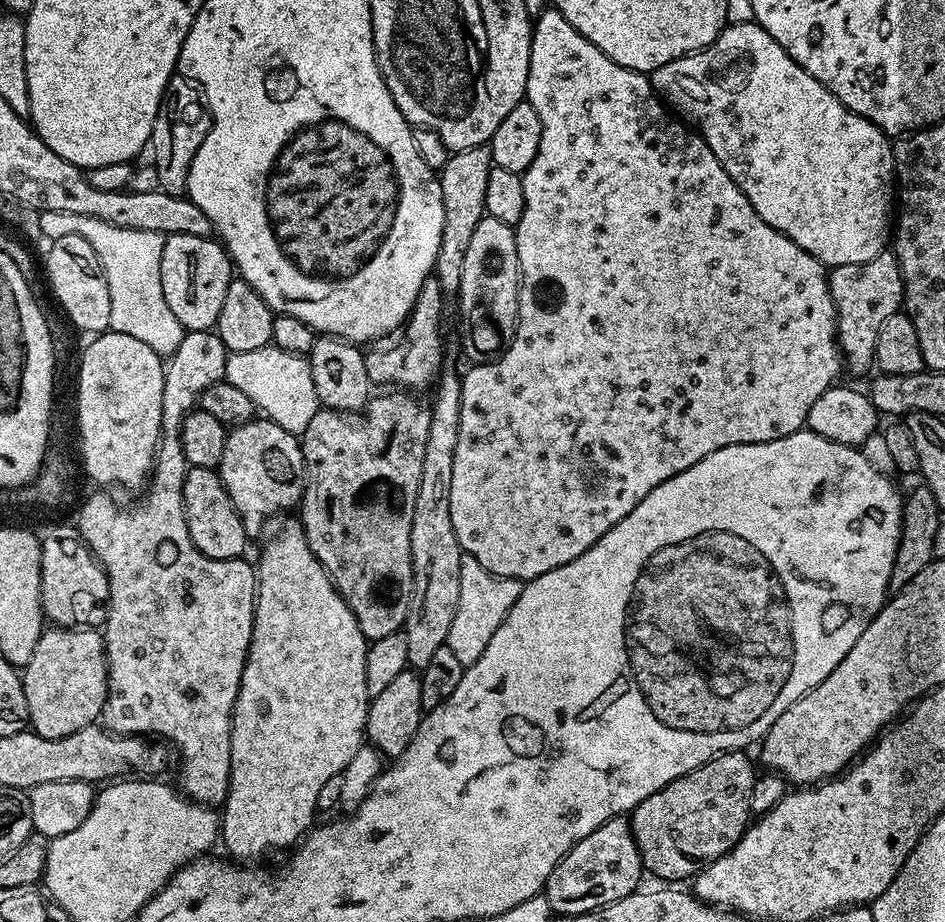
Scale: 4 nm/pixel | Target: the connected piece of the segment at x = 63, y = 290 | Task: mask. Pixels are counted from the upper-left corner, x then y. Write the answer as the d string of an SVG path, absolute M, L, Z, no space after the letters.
M66 234L66 238L51 241L47 247L48 284L60 303L59 311L64 316L68 315L67 323L72 323L84 332L92 332L91 334L109 331L110 290L106 286L98 254L94 254L94 246L90 246L90 242L86 242L86 238L78 234Z

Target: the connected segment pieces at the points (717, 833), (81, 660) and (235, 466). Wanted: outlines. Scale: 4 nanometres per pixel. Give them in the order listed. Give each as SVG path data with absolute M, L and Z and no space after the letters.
M733 750L731 752L722 752L722 753L720 753L720 755L714 757L713 760L706 761L706 763L703 764L702 766L698 766L694 770L690 770L689 772L687 772L686 774L682 774L678 778L674 778L674 782L670 782L666 786L662 786L662 790L658 790L654 794L650 794L650 798L646 798L636 808L632 809L632 811L630 813L630 823L632 826L632 837L634 838L634 842L638 846L638 854L640 855L640 862L641 862L643 871L645 873L647 873L647 875L649 872L650 875L657 876L657 878L660 879L657 881L660 881L660 882L676 882L676 881L672 881L672 880L684 880L687 878L687 876L688 876L688 879L695 877L696 873L703 870L707 864L712 864L718 858L722 858L723 856L727 856L728 851L731 850L731 848L737 842L739 842L739 840L742 838L742 834L744 833L744 831L746 831L748 829L748 825L750 823L750 817L752 816L752 812L751 812L751 808L750 808L750 796L751 796L751 791L754 790L754 784L755 784L757 777L758 777L758 770L756 770L757 765L754 763L754 760L753 760L754 765L752 765L752 760L750 757L747 756L748 754L749 753L747 751L744 751L744 750Z
M88 626L49 627L34 646L34 658L23 665L22 679L31 731L53 740L93 727L100 720L108 693L103 635Z
M253 418L245 424L235 425L225 435L218 471L222 486L226 494L230 494L236 513L248 526L262 523L275 512L284 512L287 508L295 509L304 496L304 455L300 449L300 441L293 433L267 418Z

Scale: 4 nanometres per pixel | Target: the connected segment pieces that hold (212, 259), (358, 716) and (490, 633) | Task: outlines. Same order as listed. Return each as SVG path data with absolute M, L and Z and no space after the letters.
M174 234L167 237L162 250L162 294L166 298L166 306L178 318L178 322L189 332L215 329L216 319L222 310L222 301L226 299L226 286L234 279L234 265L224 251L224 245L215 239L198 238L194 234Z
M299 519L288 520L268 540L268 545L260 552L260 564L255 565L256 570L256 613L252 615L252 641L248 647L248 657L242 670L240 689L232 707L232 733L230 746L232 751L232 766L230 769L230 783L228 796L222 805L222 844L229 852L231 859L236 862L252 862L260 860L267 852L276 852L279 848L291 849L313 827L312 815L318 812L318 790L327 779L344 771L344 768L354 758L360 747L365 743L366 733L364 723L368 717L370 697L366 690L366 654L369 641L364 639L362 630L354 618L354 614L346 606L346 602L338 594L326 570L314 558L310 546L306 542L304 527Z
M461 555L458 610L454 610L454 622L450 622L450 634L446 645L450 650L454 650L458 662L467 666L482 658L482 650L486 650L486 646L490 646L490 638L494 638L494 630L502 626L514 602L518 602L521 587L521 581L491 576L486 566L480 565L472 556Z

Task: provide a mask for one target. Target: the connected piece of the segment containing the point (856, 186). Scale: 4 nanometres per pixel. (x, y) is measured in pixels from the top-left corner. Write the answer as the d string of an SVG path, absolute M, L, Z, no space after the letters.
M755 22L728 24L709 48L703 48L700 52L691 52L689 56L683 56L658 70L654 70L650 73L650 79L652 87L656 89L657 93L689 125L698 129L704 141L710 146L710 150L714 150L718 162L722 162L726 174L730 174L730 178L740 187L742 194L746 194L750 206L754 206L754 210L760 215L762 222L774 226L774 230L786 234L786 238L790 238L798 246L802 246L802 250L806 250L814 258L818 258L820 263L825 266L870 262L870 258L885 251L887 244L884 243L887 240L889 243L890 233L894 228L896 162L892 158L893 141L885 136L884 131L878 126L874 126L874 122L854 114L842 102L838 102L838 98L834 94L830 94L830 90L826 90L826 86L822 86L822 82L818 82L805 68L798 66L798 62L794 62L794 58L790 58L790 54L786 54L786 50L782 50L782 46L778 46L778 42L774 42L774 38L770 38L770 34L765 28Z

